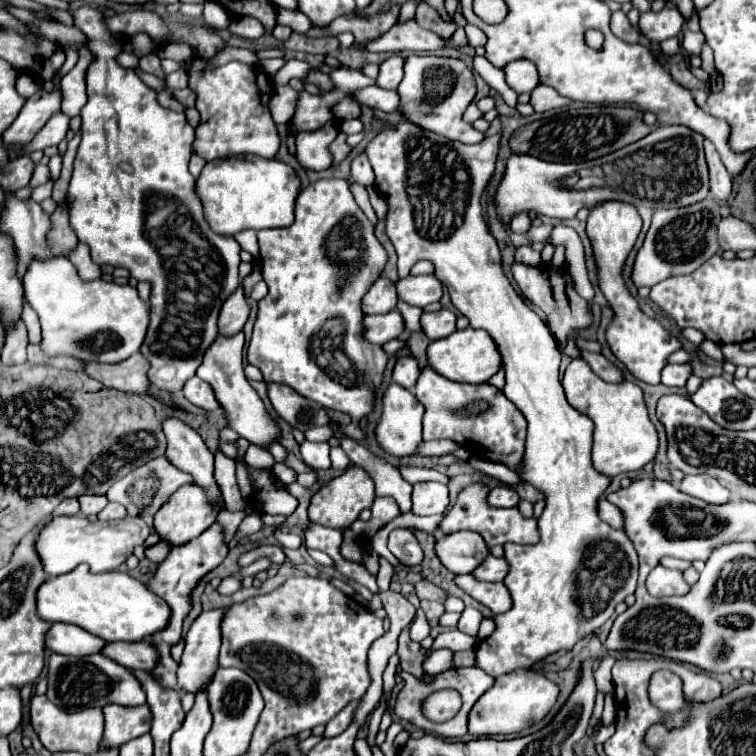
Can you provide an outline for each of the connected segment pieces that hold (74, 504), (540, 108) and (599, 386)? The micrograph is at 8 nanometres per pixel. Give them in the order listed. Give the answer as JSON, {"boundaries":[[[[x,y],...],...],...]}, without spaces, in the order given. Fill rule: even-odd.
{"boundaries":[[[[66,498],[66,500],[62,500],[58,506],[56,506],[56,510],[50,514],[50,516],[72,516],[72,514],[78,514],[80,512],[80,504],[78,504],[78,498]]],[[[538,84],[538,86],[532,90],[530,104],[534,106],[536,112],[546,112],[546,110],[552,110],[552,108],[568,106],[568,104],[572,104],[572,100],[566,98],[566,96],[560,96],[554,88],[548,88],[548,86],[544,86],[544,84]]],[[[574,358],[562,378],[562,386],[568,402],[590,416],[594,422],[594,446],[592,446],[592,462],[602,474],[616,476],[620,472],[640,470],[648,462],[652,462],[658,454],[658,432],[648,416],[648,408],[644,402],[644,394],[636,384],[624,381],[621,384],[608,384],[600,380],[586,360]]]]}

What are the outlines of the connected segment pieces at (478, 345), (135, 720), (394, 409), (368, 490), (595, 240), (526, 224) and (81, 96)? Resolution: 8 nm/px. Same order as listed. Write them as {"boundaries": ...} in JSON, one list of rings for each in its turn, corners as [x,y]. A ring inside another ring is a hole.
{"boundaries":[[[[456,330],[454,334],[434,340],[428,344],[428,364],[434,372],[440,376],[452,380],[452,382],[466,382],[466,384],[482,384],[488,382],[492,374],[498,372],[500,368],[500,354],[496,350],[496,344],[484,330]]],[[[108,704],[104,706],[104,738],[100,746],[122,746],[124,742],[138,738],[150,732],[152,714],[146,704],[142,706],[118,706]]],[[[390,382],[382,394],[382,414],[380,414],[380,418],[376,422],[376,430],[374,430],[378,446],[386,454],[392,454],[392,456],[414,454],[418,444],[422,442],[422,416],[424,416],[424,406],[418,402],[418,398],[410,390]]],[[[350,466],[338,478],[332,478],[318,494],[314,494],[308,514],[310,520],[322,526],[330,526],[336,530],[346,530],[360,516],[364,508],[370,508],[374,502],[374,480],[360,466]]],[[[610,200],[610,202],[600,202],[598,206],[590,208],[586,232],[588,232],[588,238],[594,248],[600,288],[614,310],[614,320],[606,330],[606,340],[608,340],[614,356],[622,364],[626,364],[626,368],[636,378],[640,378],[646,384],[658,384],[660,370],[666,366],[666,358],[680,348],[680,342],[668,330],[664,330],[656,320],[648,318],[638,308],[636,298],[630,296],[628,288],[624,286],[624,280],[620,278],[620,270],[622,270],[624,260],[640,234],[640,228],[642,228],[642,218],[640,218],[636,206]]],[[[525,212],[517,214],[510,223],[510,230],[514,233],[525,233],[531,226],[531,220]]],[[[86,46],[78,48],[78,62],[76,66],[60,80],[60,86],[64,90],[64,102],[62,102],[62,112],[68,116],[80,114],[81,109],[87,102],[86,93],[86,70],[88,64],[92,62],[92,54]]]]}

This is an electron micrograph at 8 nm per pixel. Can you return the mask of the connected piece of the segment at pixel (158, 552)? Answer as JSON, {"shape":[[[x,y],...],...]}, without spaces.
{"shape":[[[158,542],[158,544],[150,546],[150,548],[146,548],[146,550],[144,550],[144,556],[146,556],[150,562],[162,562],[162,560],[166,558],[168,550],[170,550],[170,546],[168,546],[166,542]]]}

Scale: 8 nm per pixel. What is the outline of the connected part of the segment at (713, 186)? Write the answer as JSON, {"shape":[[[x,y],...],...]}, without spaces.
{"shape":[[[704,140],[704,150],[706,150],[706,162],[710,168],[710,192],[718,198],[724,200],[732,192],[732,176],[718,158],[718,152],[714,150],[714,144],[710,140]]]}

